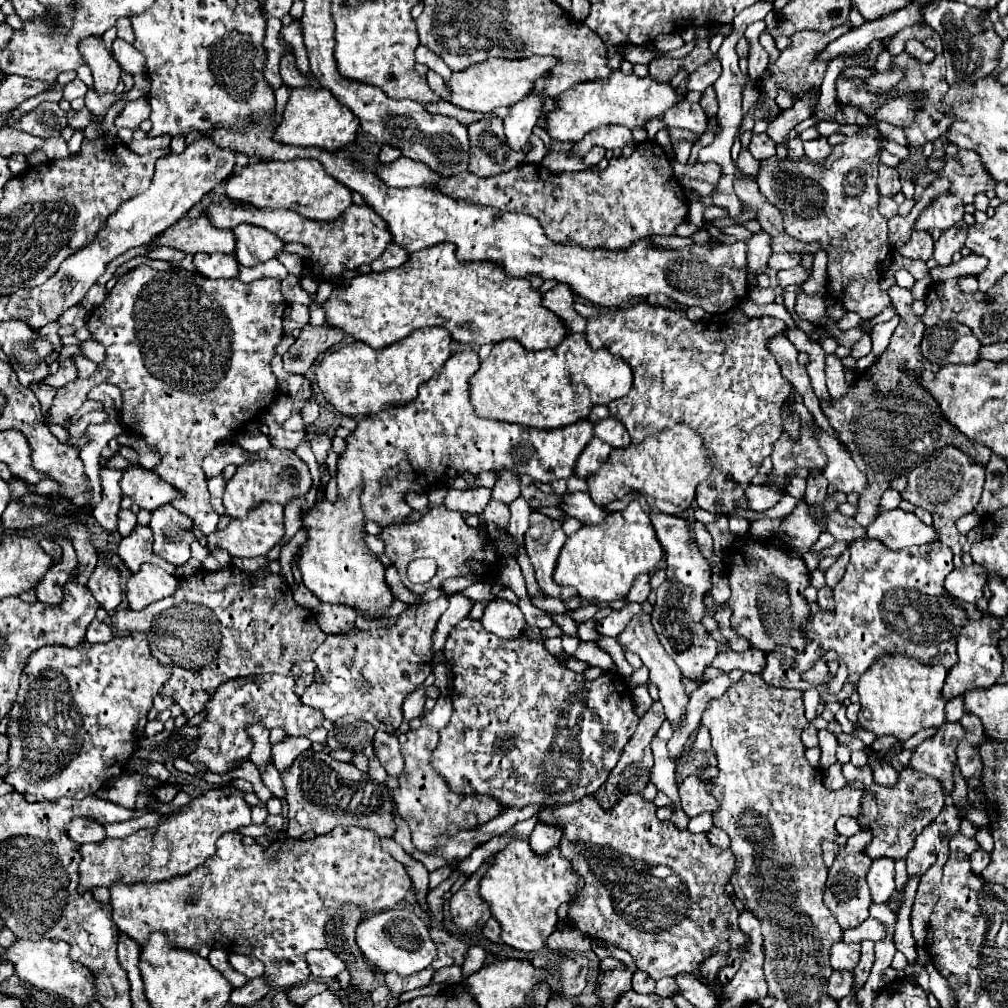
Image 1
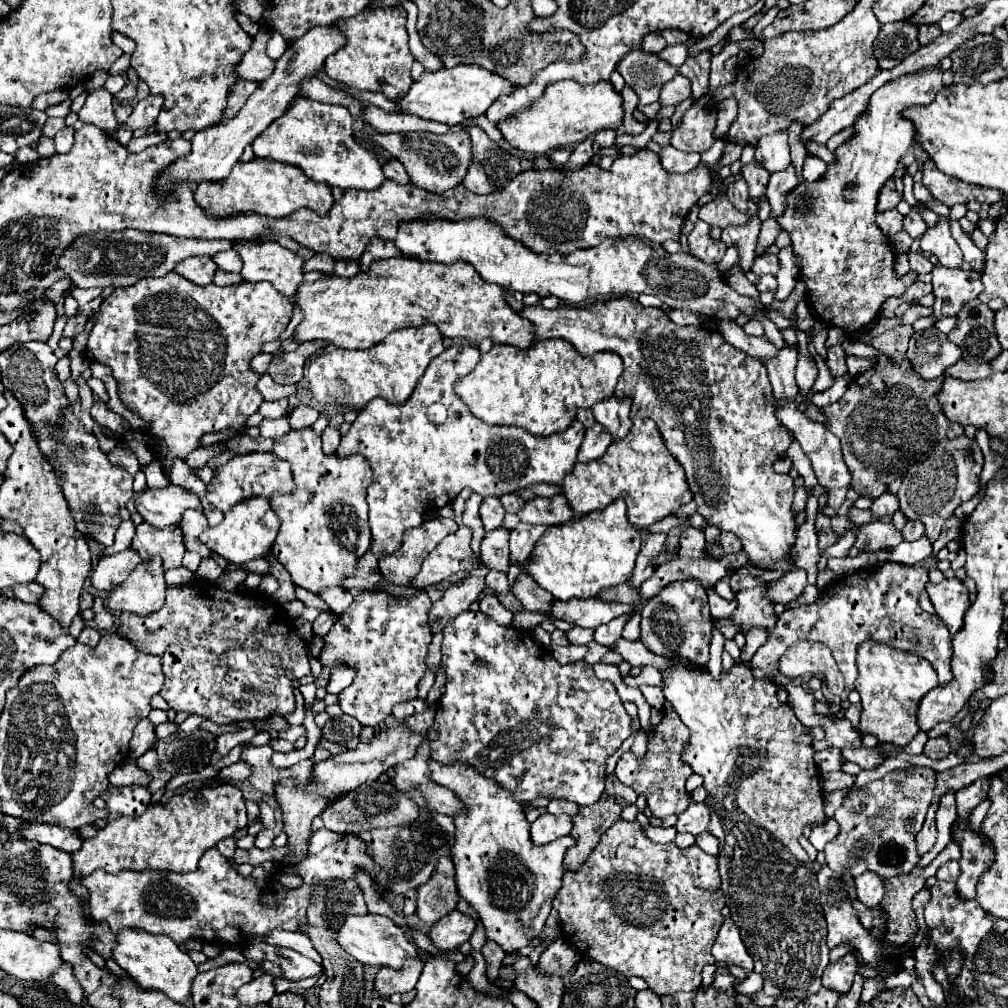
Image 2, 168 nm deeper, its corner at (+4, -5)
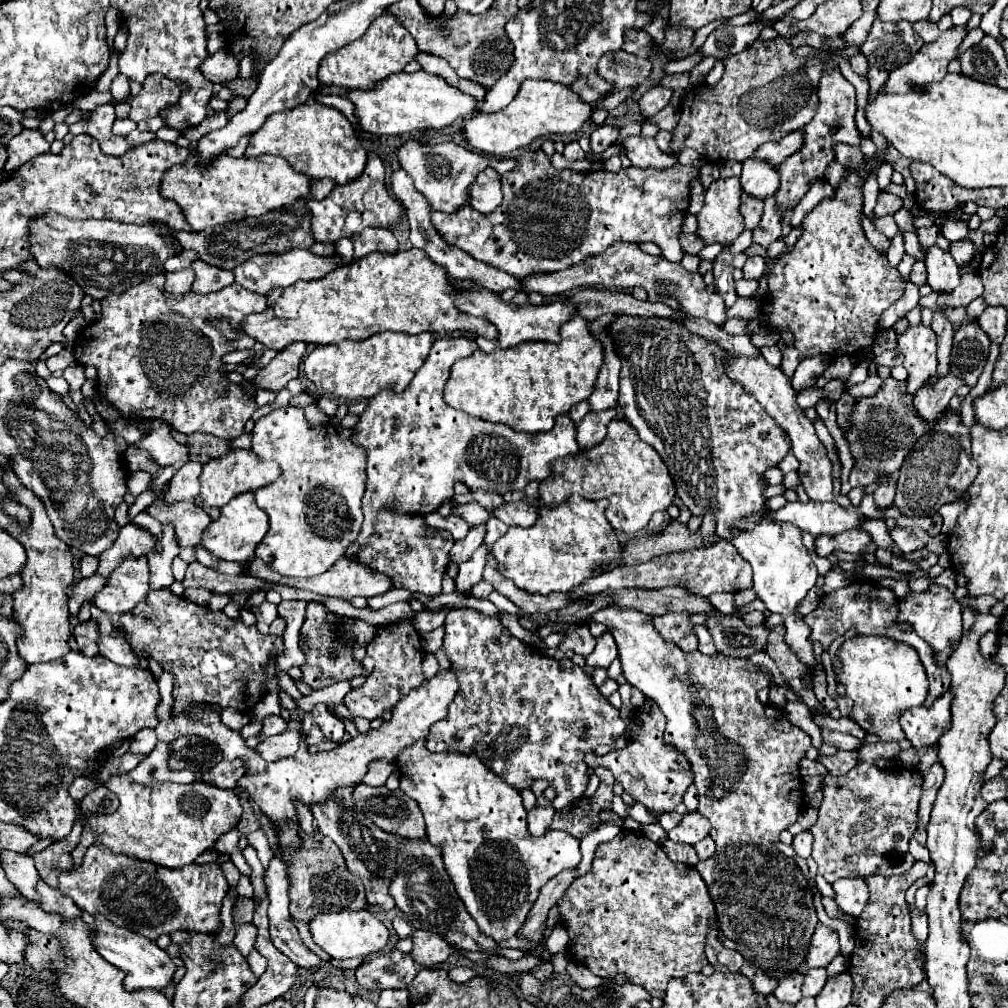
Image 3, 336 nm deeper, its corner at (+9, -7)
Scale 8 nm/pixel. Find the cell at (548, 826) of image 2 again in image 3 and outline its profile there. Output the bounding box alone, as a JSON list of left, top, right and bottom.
[527,806,553,836]

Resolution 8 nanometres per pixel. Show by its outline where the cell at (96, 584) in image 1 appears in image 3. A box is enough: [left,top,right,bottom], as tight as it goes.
[99,636,149,670]

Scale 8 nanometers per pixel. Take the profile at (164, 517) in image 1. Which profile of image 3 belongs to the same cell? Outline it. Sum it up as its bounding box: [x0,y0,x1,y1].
[99,524,157,578]

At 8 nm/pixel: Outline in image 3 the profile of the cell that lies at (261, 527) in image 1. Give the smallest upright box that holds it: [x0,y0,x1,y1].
[203,492,269,562]

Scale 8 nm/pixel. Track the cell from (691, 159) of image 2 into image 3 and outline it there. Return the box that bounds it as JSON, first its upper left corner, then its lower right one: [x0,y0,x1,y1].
[619,136,677,168]

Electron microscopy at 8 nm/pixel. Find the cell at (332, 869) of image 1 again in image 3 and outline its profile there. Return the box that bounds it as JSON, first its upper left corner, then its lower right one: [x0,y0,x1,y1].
[59,844,229,940]

